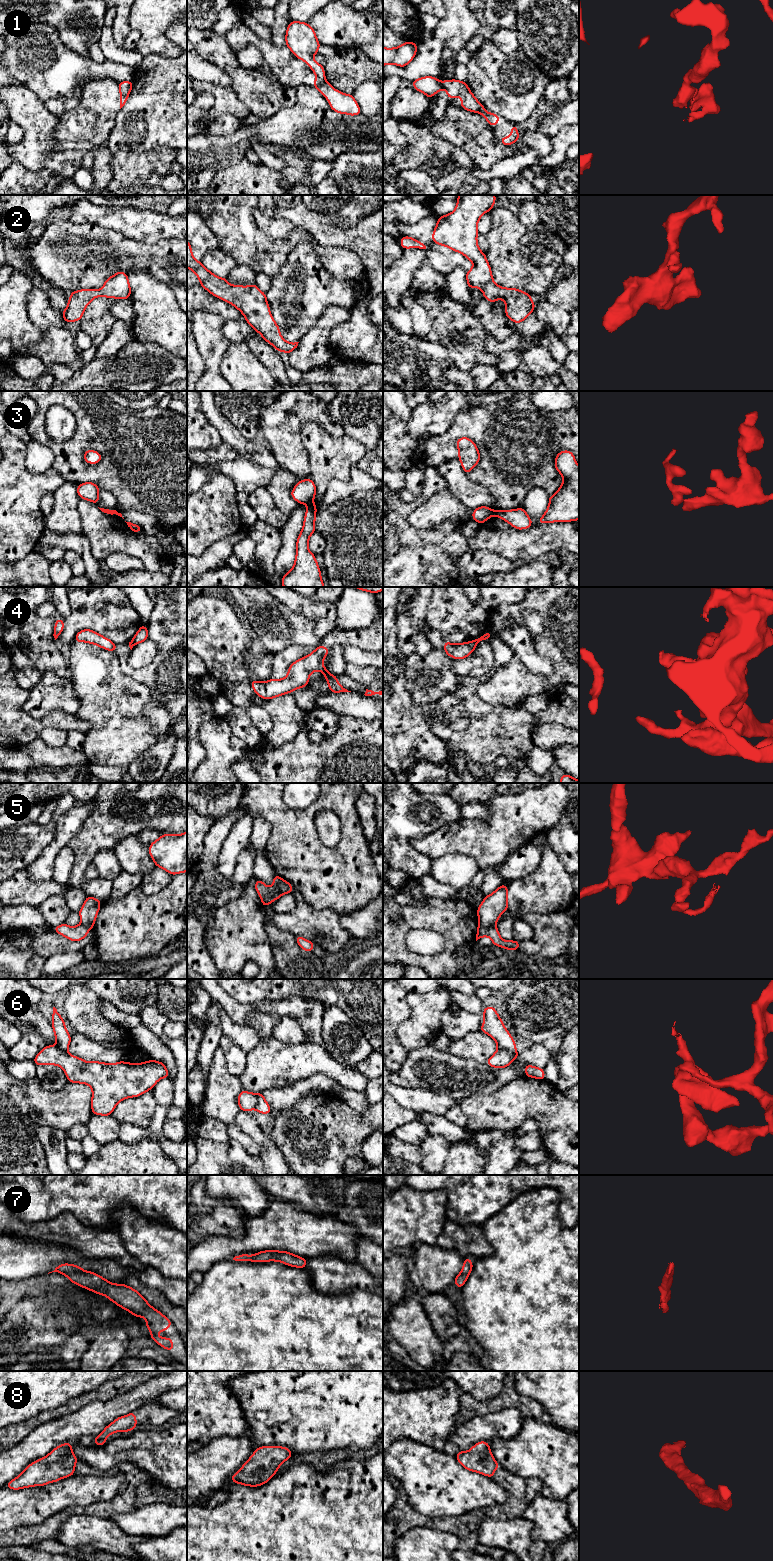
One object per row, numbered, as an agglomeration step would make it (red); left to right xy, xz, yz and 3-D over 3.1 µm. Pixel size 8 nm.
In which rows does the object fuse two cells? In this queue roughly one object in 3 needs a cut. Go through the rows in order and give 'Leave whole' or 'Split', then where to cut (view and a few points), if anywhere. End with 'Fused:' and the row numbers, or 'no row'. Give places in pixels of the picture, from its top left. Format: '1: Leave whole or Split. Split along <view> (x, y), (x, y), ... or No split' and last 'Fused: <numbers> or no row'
1: Split. Split along xz (316, 76), (320, 82), (325, 81)
2: Leave whole. No split
3: Split. Split along xz (312, 501), (308, 504)
4: Split. Split along xz (330, 674), (326, 679)
5: Split. Split along yz (479, 923), (485, 926), (495, 924)
6: Split. Split along yz (497, 1048), (508, 1050), (513, 1059)
7: Leave whole. No split
8: Leave whole. No split
Fused: 1, 3, 4, 5, 6

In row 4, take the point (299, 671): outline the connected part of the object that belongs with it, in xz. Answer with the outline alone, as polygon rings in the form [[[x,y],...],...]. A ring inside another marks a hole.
[[[323,645],[317,646],[312,653],[293,662],[285,678],[269,679],[266,682],[252,679],[252,689],[259,697],[269,700],[308,686],[310,674],[314,671],[321,671],[325,679],[329,678],[331,674],[322,665],[329,650]]]

